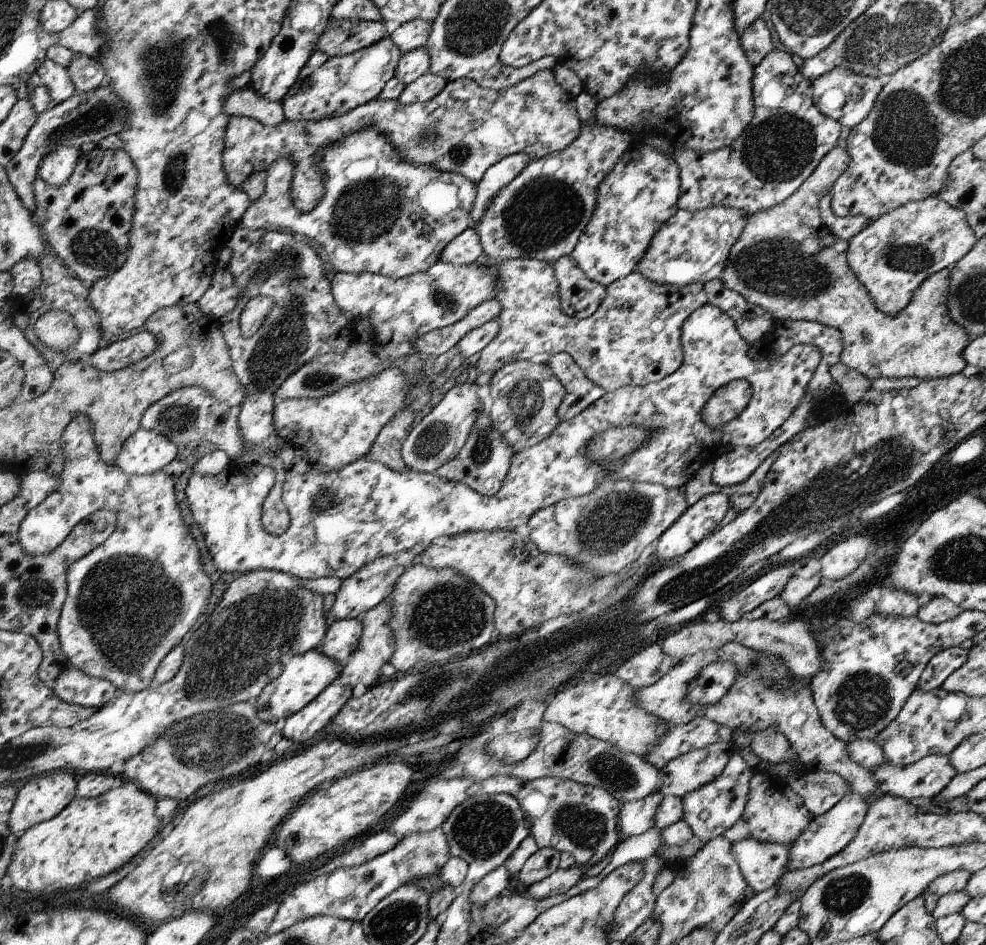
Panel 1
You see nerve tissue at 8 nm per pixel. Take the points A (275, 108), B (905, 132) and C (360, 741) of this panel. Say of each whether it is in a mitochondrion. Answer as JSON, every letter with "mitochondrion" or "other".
{"A":"other","B":"mitochondrion","C":"other"}

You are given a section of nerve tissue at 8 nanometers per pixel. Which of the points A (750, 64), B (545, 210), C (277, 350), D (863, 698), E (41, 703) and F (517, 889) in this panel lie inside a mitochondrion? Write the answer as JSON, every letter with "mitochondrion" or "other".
{"A":"other","B":"mitochondrion","C":"mitochondrion","D":"mitochondrion","E":"other","F":"other"}

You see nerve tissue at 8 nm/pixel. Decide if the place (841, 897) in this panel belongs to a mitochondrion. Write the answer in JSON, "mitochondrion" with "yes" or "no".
{"mitochondrion":"yes"}

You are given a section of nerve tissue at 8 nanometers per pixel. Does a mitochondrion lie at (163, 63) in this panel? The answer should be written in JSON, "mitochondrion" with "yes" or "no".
{"mitochondrion":"yes"}

